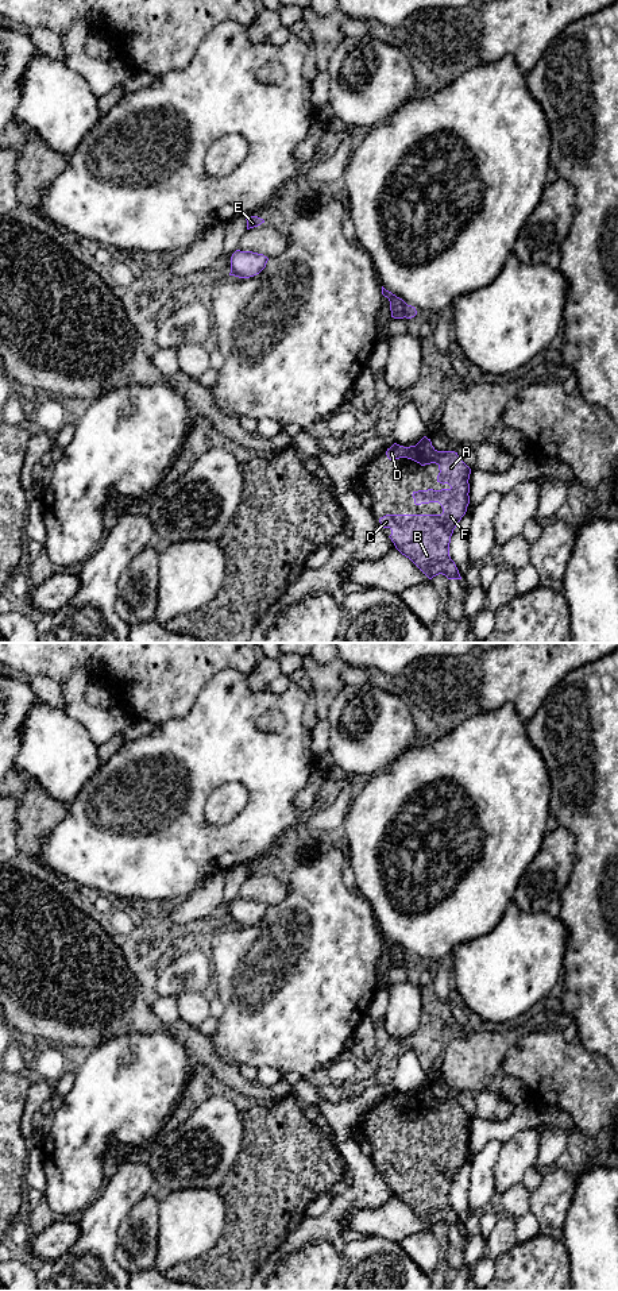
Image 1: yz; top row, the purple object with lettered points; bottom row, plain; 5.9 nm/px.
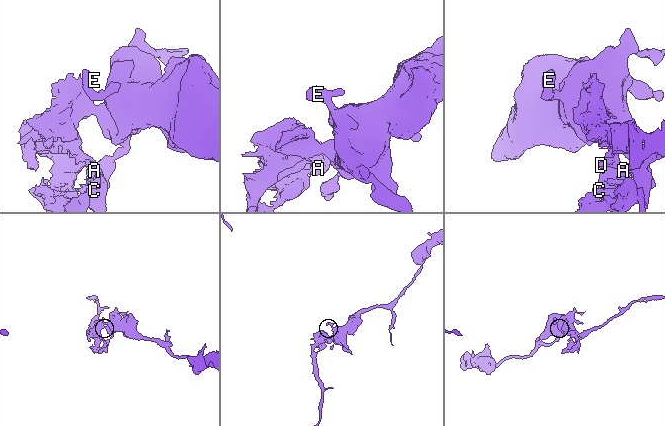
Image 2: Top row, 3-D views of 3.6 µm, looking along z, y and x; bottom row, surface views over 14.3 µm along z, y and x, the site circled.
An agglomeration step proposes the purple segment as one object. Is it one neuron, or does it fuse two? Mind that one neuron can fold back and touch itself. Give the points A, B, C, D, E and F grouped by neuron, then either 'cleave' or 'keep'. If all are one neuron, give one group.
A B C D F / E; cleave

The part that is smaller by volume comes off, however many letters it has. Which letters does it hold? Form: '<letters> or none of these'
A, B, C, D, F

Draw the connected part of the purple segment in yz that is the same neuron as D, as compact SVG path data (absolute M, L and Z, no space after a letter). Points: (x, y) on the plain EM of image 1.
M424 1084L416 1094L403 1095L394 1091L387 1097L386 1103L390 1109L408 1106L421 1114L436 1111L439 1114L437 1130L448 1132L449 1137L441 1138L418 1138L413 1140L416 1153L439 1151L443 1156L441 1163L386 1163L379 1167L383 1176L390 1176L389 1184L395 1196L409 1206L429 1228L443 1222L448 1228L461 1228L455 1210L449 1205L449 1191L453 1178L467 1160L470 1152L470 1122L471 1117L460 1107L455 1099L437 1099L430 1087Z

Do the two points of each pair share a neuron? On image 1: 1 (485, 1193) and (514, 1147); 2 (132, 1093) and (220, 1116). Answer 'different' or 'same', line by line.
1: different
2: different

